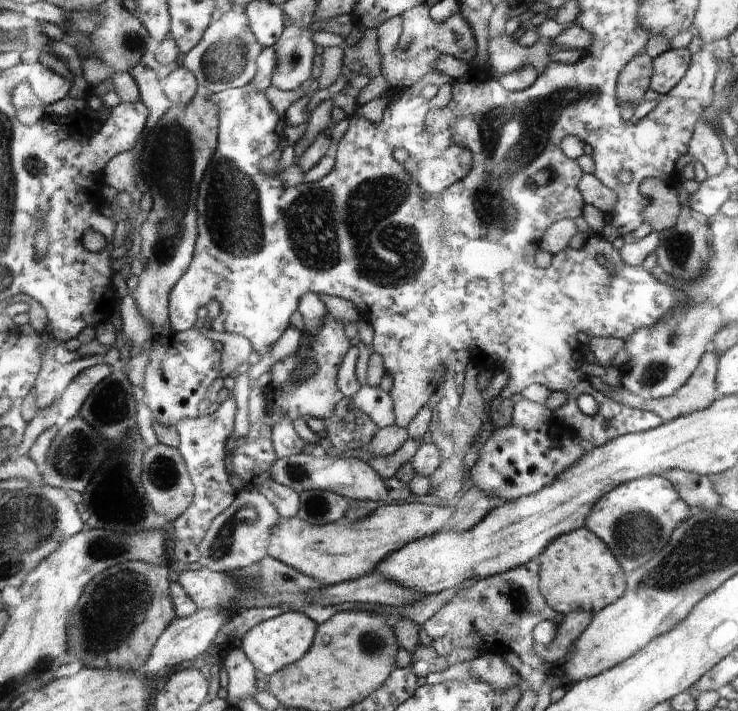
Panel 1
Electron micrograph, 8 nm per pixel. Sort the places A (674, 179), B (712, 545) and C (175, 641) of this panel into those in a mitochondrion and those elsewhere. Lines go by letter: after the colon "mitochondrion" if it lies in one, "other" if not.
A: other
B: mitochondrion
C: mitochondrion

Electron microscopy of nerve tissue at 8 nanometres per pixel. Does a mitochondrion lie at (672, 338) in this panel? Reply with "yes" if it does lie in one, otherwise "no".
yes

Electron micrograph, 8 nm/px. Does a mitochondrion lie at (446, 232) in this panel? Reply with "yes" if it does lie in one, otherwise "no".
yes

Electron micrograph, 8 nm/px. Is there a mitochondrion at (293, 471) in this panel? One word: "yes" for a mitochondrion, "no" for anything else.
yes

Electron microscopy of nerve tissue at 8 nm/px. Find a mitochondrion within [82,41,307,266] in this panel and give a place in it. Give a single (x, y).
(221, 185)

